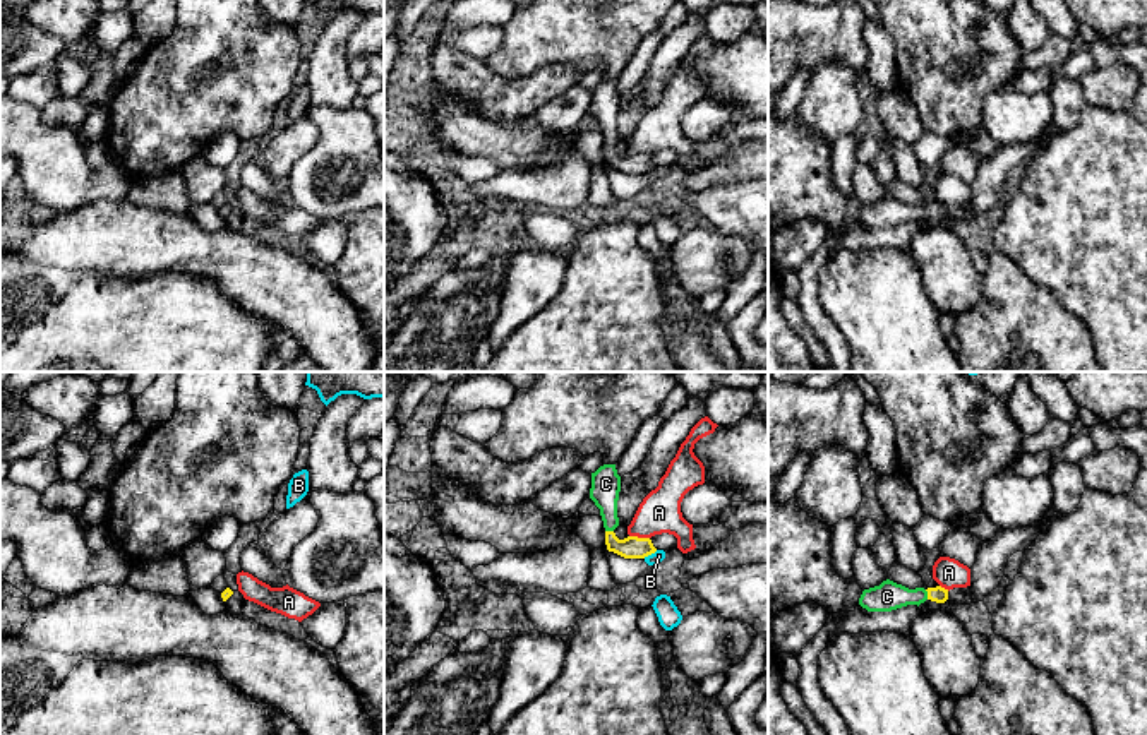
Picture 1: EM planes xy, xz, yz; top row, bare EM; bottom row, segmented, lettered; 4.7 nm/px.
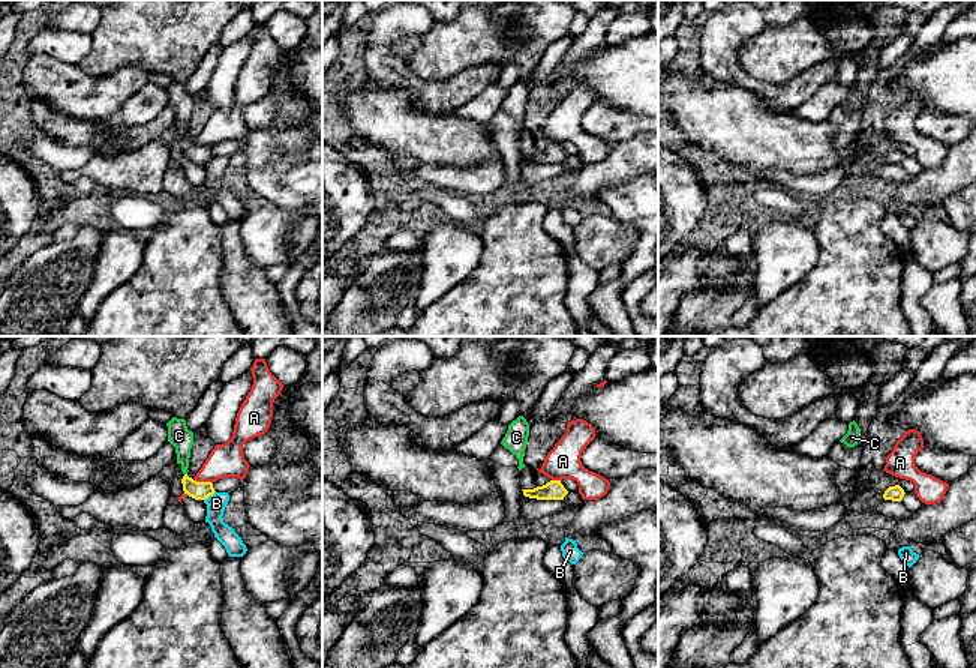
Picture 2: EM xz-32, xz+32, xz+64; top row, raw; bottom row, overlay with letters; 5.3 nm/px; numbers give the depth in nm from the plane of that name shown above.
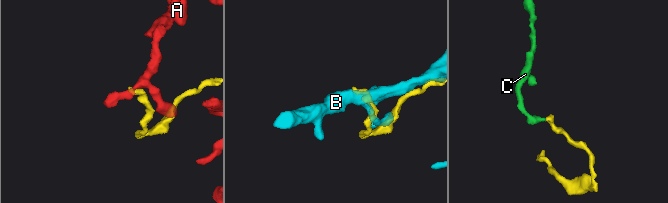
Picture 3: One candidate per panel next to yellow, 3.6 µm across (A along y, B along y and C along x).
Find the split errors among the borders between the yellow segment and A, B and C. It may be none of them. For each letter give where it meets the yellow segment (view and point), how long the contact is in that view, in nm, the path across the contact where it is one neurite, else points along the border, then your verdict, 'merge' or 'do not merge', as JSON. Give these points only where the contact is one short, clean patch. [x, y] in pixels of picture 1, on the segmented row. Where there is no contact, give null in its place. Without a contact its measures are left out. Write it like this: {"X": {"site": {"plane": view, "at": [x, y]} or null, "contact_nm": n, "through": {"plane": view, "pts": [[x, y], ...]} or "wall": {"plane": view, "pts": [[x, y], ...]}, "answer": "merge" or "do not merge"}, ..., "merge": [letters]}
{"A": {"site": {"plane": "xz", "at": [640, 538]}, "contact_nm": 100, "wall": {"plane": "xz", "pts": [[630, 535], [648, 538]]}, "answer": "do not merge"}, "B": {"site": {"plane": "xz", "at": [650, 554]}, "contact_nm": 80, "answer": "do not merge"}, "C": {"site": {"plane": "yz", "at": [928, 595]}, "contact_nm": 50, "through": {"plane": "yz", "pts": [[940, 595], [928, 595], [887, 597]]}, "answer": "merge"}, "merge": ["C"]}

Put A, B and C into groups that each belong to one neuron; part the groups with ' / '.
A / B / C

